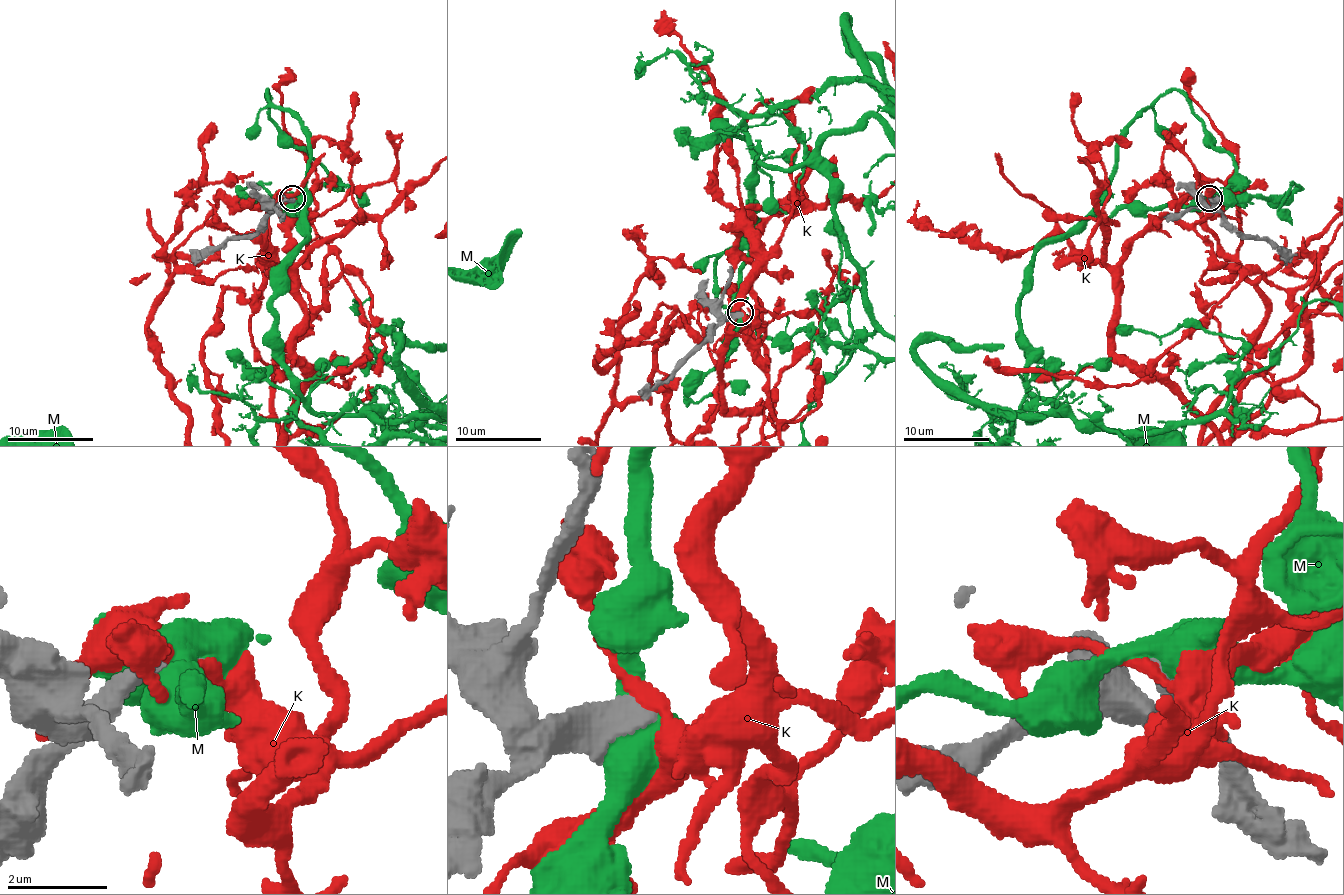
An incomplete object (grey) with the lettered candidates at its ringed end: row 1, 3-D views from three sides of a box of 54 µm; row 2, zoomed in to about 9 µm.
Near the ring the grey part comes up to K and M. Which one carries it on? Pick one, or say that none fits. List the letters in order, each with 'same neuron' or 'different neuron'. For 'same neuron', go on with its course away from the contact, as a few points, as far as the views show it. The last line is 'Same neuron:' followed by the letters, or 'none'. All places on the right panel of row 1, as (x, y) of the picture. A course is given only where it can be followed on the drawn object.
K: different neuron
M: different neuron
Same neuron: none

